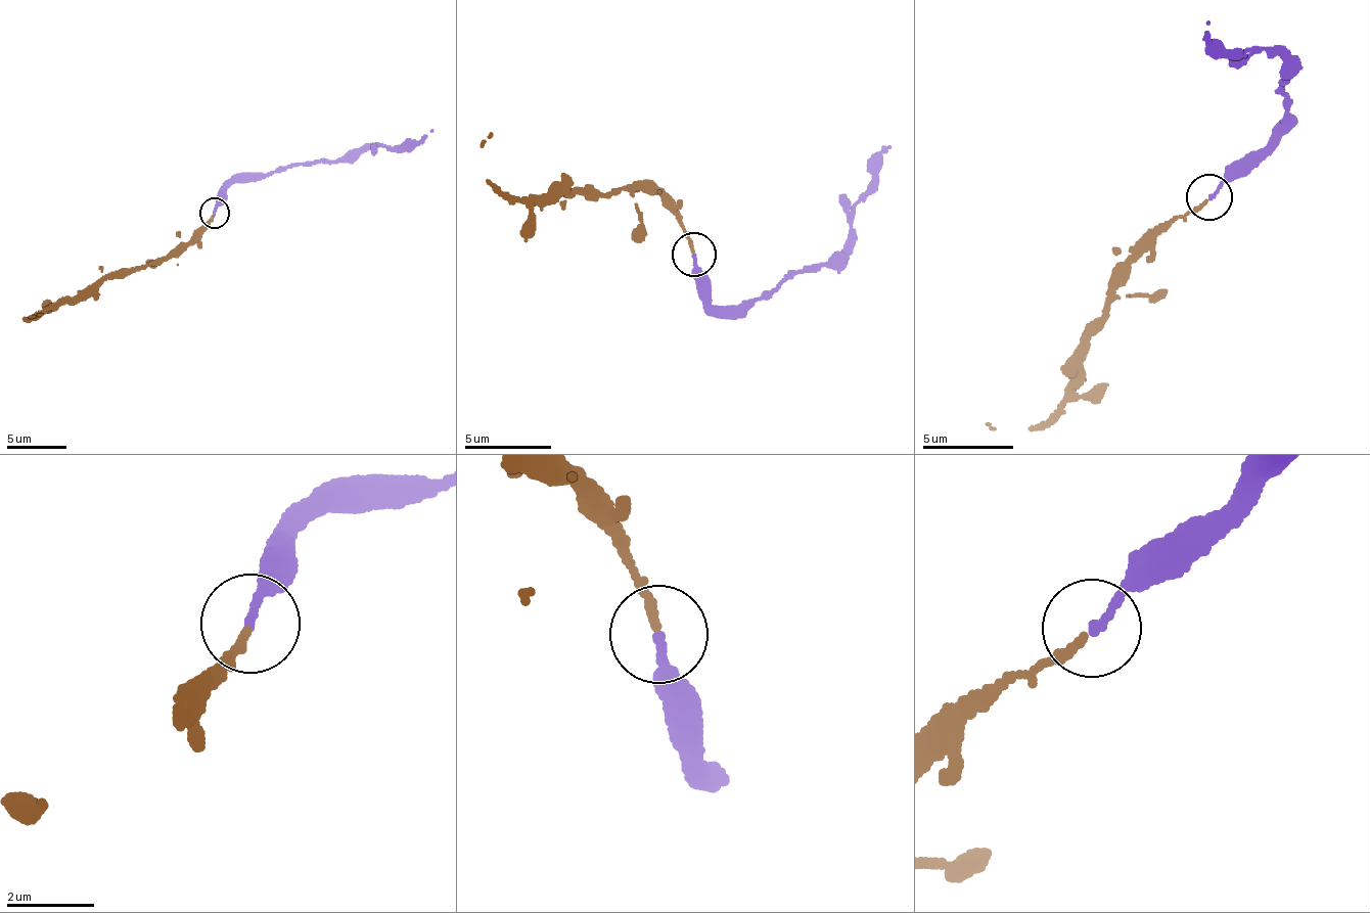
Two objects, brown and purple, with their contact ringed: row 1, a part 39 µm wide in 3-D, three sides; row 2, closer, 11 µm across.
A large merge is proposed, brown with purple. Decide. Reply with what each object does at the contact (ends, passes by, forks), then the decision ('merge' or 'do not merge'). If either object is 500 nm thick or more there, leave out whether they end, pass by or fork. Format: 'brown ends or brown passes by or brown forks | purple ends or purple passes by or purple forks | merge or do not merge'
brown ends | purple ends | merge

